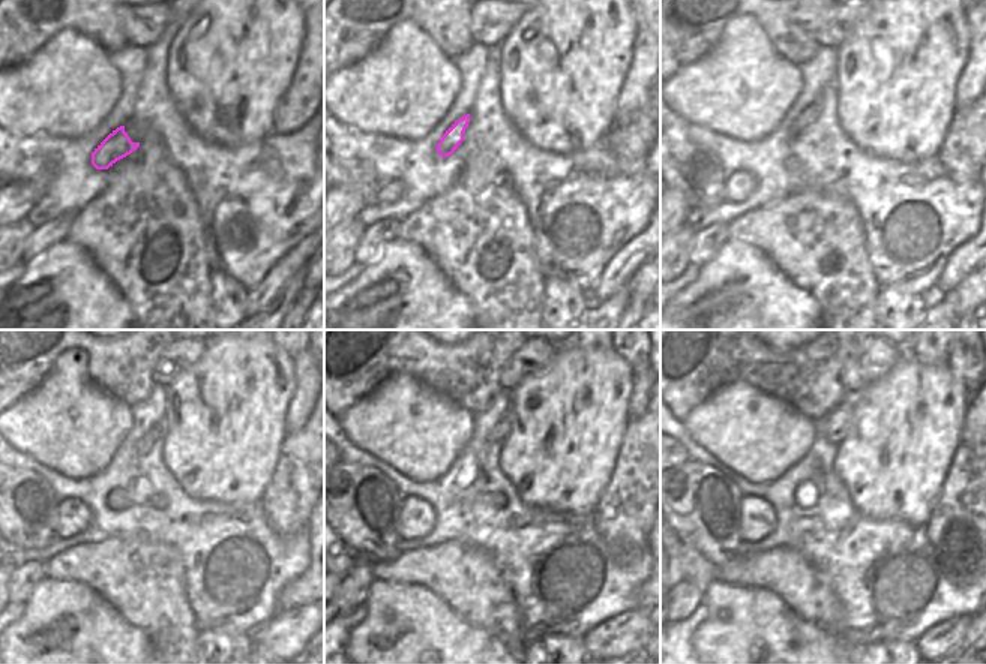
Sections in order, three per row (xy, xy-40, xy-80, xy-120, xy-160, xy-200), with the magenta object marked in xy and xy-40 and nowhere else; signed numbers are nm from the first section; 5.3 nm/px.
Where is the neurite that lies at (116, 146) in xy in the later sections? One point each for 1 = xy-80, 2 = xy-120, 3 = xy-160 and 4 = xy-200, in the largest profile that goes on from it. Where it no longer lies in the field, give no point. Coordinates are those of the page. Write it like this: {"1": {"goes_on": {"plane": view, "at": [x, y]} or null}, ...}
{"1": {"goes_on": {"plane": "xy-80", "at": [812, 110]}}, "2": {"goes_on": {"plane": "xy-120", "at": [143, 445]}}, "3": {"goes_on": {"plane": "xy-160", "at": [500, 430]}}, "4": {"goes_on": {"plane": "xy-200", "at": [839, 421]}}}

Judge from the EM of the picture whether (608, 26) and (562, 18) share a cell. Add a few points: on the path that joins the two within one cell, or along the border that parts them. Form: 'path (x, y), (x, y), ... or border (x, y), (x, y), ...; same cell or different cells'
path (596, 26), (574, 29); same cell

